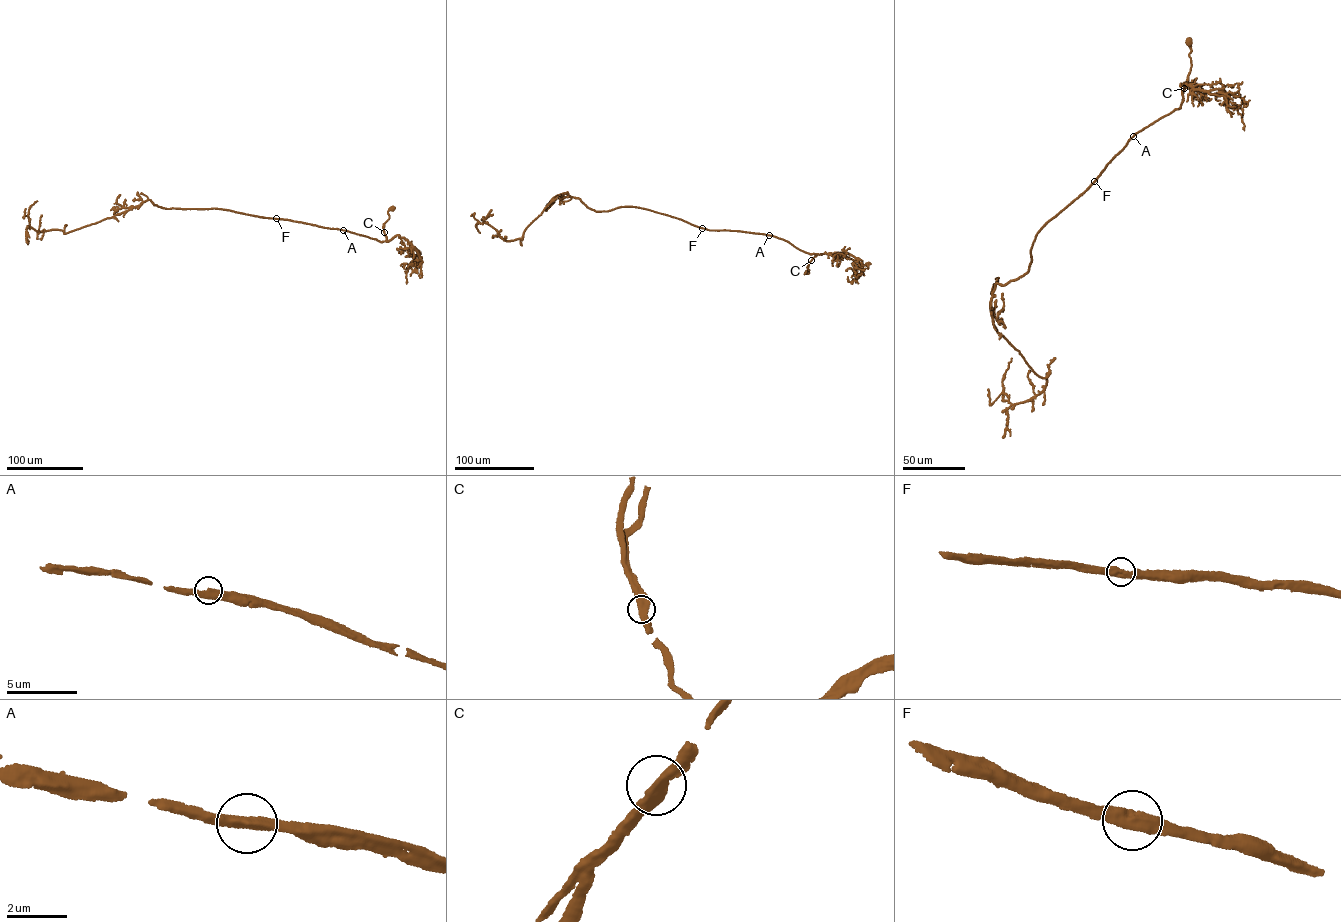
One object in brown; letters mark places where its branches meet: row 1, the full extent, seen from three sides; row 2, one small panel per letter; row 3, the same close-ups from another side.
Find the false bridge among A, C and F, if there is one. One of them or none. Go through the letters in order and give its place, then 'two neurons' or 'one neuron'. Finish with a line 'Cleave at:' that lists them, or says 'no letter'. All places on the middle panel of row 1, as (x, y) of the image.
A: (769, 235) | one neuron
C: (811, 260) | two neurons
F: (702, 228) | one neuron
Cleave at: C

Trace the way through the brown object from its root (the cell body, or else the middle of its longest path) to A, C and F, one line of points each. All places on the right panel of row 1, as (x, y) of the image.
A: (1189, 42), (1191, 66), (1180, 107), (1133, 136)
C: (1189, 42), (1191, 66), (1184, 88)
F: (1189, 42), (1191, 66), (1180, 107), (1136, 133), (1094, 181)

